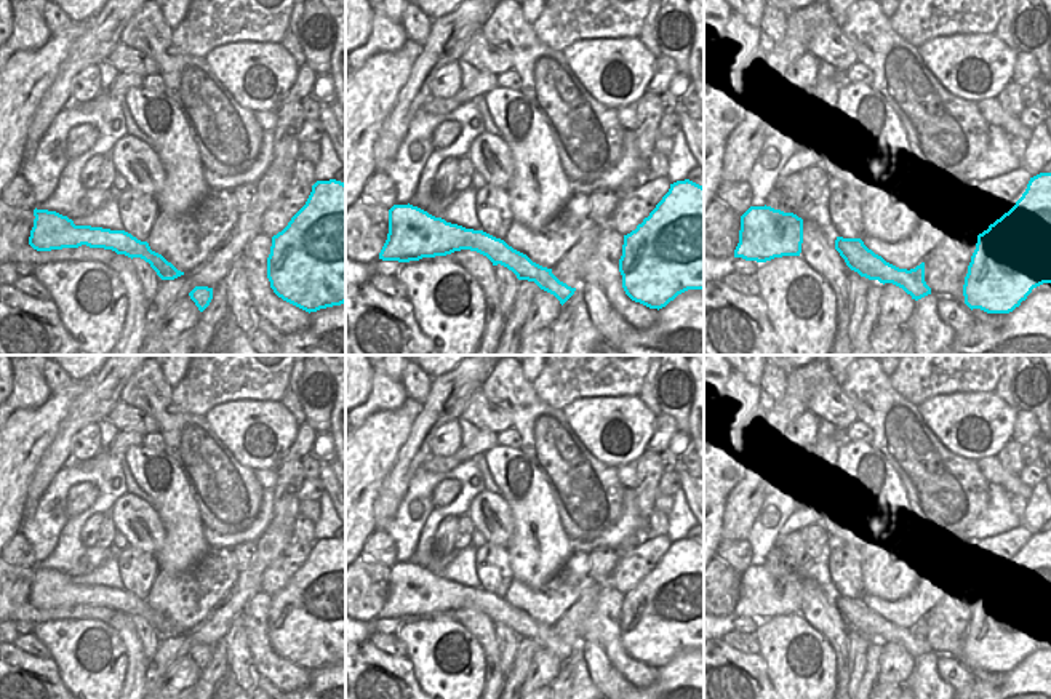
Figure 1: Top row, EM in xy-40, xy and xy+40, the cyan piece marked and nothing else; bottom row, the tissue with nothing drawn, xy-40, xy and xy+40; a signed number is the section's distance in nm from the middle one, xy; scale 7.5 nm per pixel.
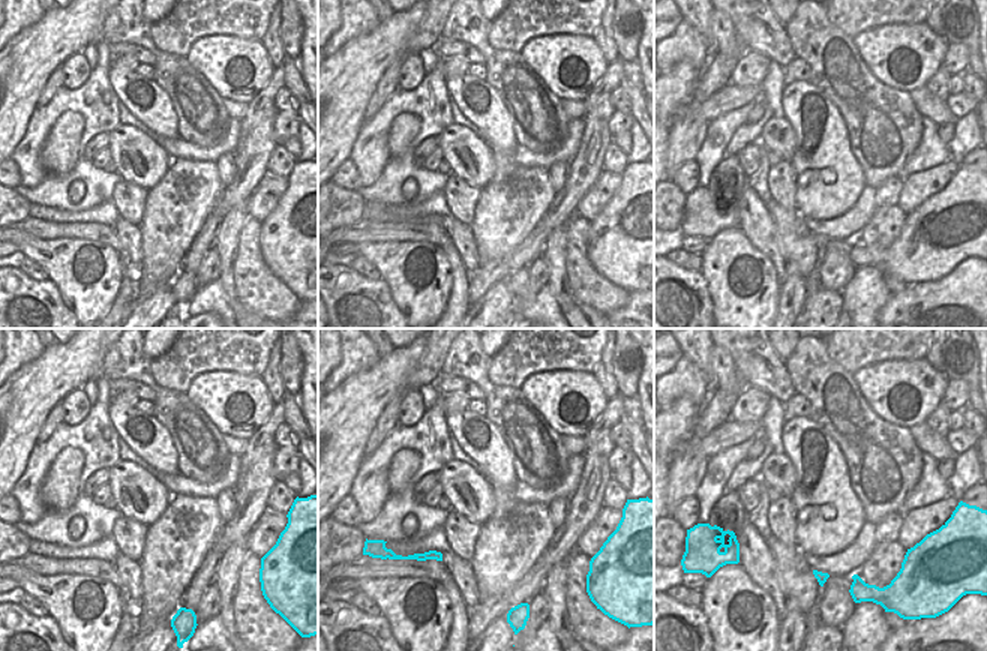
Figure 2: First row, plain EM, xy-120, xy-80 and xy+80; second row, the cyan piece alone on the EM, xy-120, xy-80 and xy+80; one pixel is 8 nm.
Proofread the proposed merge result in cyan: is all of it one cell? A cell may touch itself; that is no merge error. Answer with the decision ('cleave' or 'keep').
keep

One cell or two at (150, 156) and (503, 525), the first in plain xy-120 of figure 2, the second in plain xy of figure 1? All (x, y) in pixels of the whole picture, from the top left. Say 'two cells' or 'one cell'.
one cell

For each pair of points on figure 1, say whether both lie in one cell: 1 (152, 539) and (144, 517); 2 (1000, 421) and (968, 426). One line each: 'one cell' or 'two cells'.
1: one cell
2: one cell

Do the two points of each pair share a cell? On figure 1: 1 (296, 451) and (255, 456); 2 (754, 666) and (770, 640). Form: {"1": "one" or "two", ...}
{"1": "two", "2": "two"}

